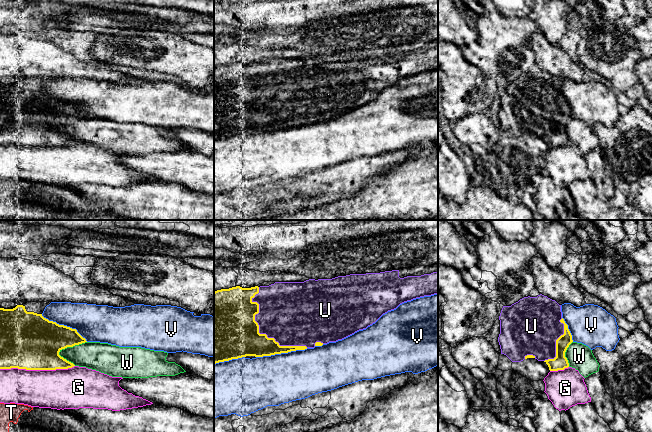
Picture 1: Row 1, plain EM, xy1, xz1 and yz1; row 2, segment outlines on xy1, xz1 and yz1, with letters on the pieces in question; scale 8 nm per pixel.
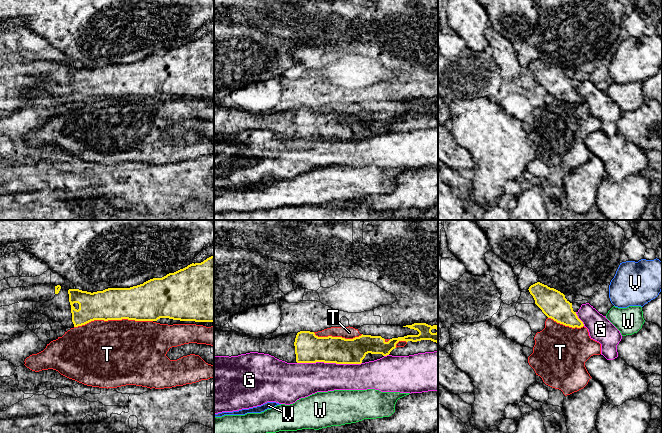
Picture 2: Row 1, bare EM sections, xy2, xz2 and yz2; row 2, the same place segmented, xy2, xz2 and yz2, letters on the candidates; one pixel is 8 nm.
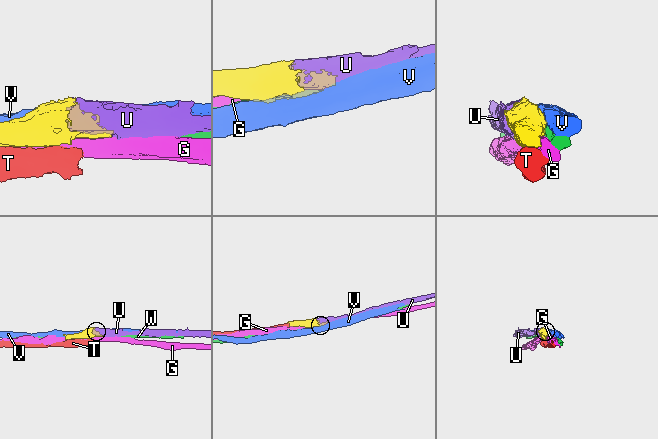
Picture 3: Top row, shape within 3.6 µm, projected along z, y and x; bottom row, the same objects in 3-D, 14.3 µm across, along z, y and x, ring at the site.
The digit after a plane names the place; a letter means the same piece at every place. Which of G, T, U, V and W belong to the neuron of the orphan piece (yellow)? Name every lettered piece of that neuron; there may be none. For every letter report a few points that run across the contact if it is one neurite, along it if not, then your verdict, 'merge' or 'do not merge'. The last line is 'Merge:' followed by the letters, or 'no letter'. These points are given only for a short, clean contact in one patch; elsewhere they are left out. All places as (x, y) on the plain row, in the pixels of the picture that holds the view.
G: do not merge
T: do not merge
U: merge
V: do not merge
W: do not merge
Merge: U

